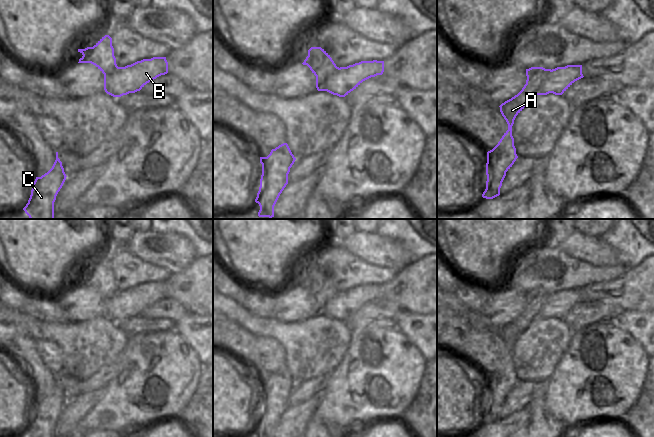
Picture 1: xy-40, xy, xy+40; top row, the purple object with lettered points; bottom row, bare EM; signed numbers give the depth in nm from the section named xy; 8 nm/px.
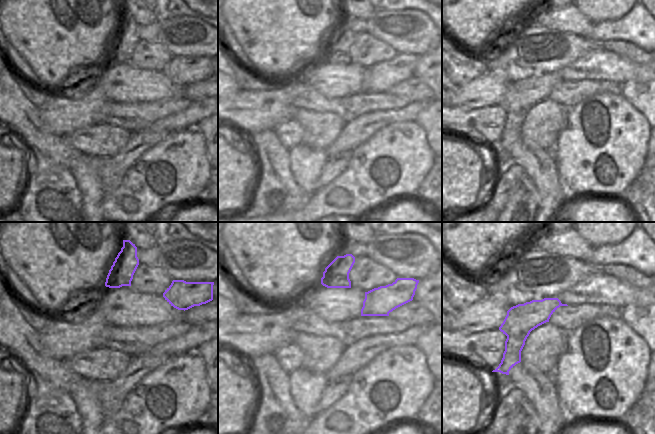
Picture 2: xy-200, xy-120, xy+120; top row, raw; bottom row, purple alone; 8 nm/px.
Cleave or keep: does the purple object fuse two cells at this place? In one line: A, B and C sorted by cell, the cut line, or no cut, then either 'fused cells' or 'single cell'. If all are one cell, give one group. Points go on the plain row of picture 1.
A C / B; cut in xy+40 along (550, 293), (537, 318); fused cells

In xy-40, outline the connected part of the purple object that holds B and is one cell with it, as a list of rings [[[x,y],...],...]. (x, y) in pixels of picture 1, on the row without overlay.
[[[166,281],[143,283],[125,291],[118,291],[111,299],[104,299],[104,314],[113,321],[121,321],[140,315],[147,307],[168,297]]]

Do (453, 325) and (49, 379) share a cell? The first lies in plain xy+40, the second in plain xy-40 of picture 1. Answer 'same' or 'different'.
same

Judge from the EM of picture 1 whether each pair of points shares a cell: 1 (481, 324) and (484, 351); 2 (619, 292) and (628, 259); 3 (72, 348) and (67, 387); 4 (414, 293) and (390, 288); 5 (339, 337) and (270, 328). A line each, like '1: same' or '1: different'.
1: different
2: different
3: different
4: same
5: same

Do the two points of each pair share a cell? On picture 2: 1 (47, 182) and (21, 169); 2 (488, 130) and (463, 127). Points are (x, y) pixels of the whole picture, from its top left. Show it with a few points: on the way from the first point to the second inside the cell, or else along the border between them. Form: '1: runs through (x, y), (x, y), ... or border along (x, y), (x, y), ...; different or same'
1: border along (29, 152), (30, 171), (21, 195); different
2: runs through (482, 130), (469, 130); same

